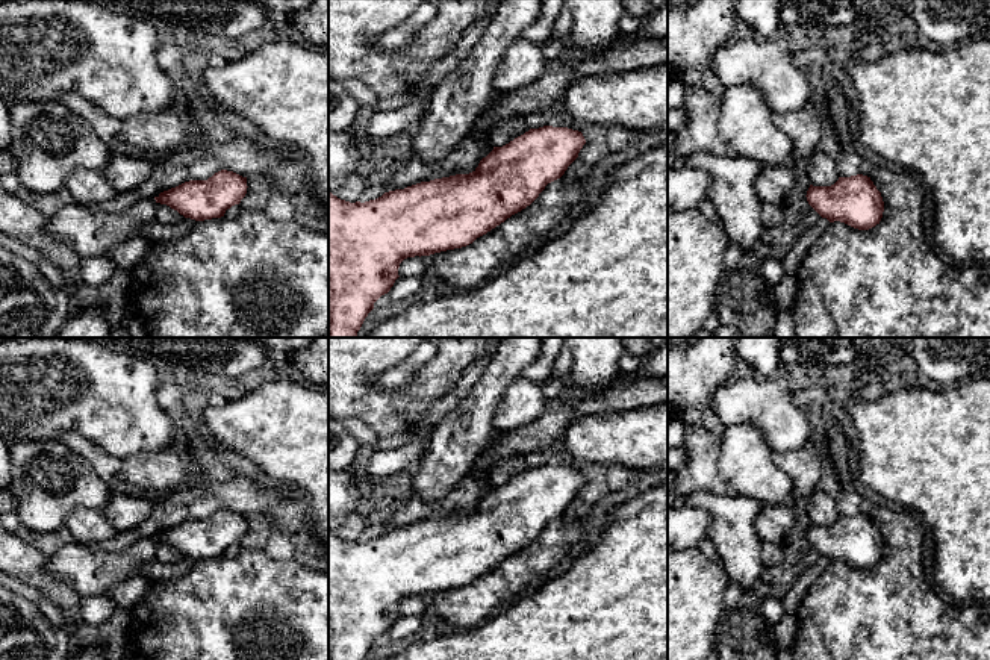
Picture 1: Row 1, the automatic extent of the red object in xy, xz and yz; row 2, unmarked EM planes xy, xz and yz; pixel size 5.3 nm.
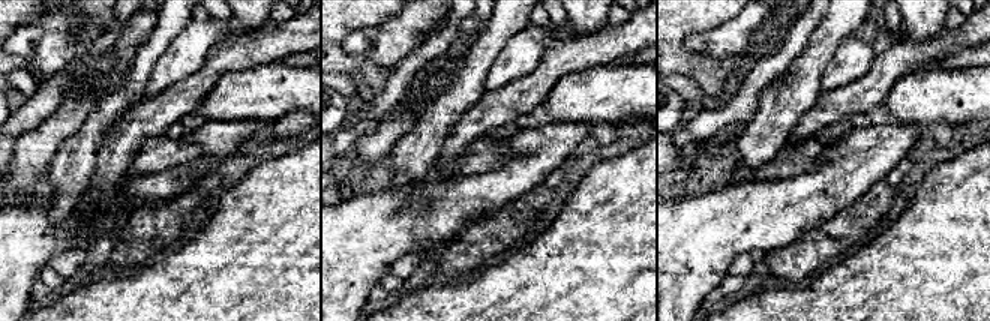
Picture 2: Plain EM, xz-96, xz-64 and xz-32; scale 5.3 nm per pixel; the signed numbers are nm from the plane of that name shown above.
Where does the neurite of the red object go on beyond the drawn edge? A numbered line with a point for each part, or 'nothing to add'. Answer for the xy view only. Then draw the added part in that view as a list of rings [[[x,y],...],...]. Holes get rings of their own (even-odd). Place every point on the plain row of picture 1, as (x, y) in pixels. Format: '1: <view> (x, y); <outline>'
nothing to add

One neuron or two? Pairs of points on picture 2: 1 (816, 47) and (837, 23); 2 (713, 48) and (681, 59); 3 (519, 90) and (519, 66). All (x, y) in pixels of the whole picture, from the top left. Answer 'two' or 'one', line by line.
1: one
2: two
3: two

